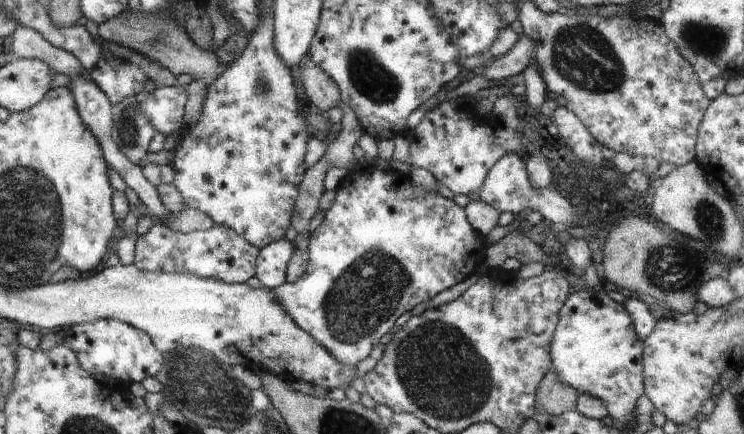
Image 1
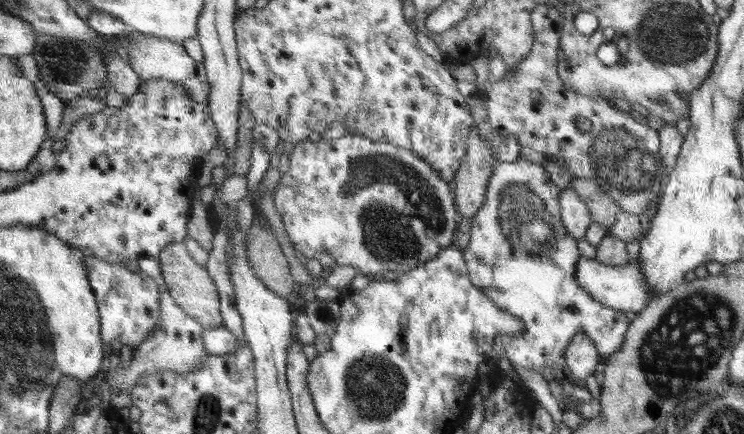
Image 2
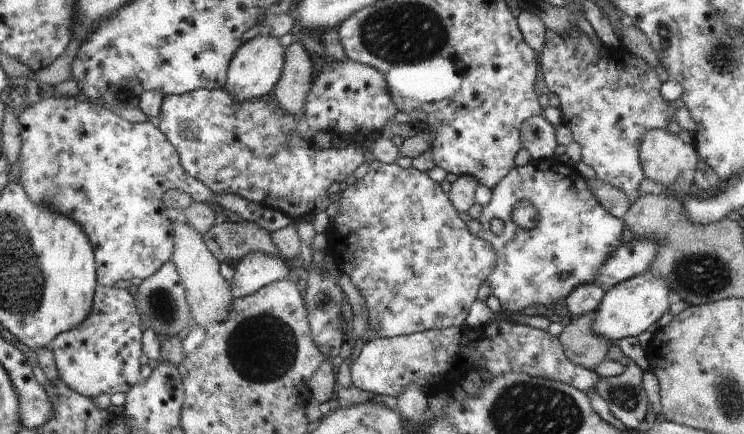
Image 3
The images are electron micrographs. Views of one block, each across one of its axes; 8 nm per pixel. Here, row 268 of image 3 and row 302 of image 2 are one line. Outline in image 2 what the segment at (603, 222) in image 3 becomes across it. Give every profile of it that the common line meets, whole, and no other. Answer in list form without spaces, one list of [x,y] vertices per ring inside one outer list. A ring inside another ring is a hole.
[[[520,154],[516,162],[499,162],[489,178],[485,201],[473,216],[470,243],[465,250],[467,270],[471,271],[472,282],[500,310],[519,318],[523,324],[523,331],[519,335],[501,334],[496,337],[493,358],[500,360],[504,354],[511,364],[538,373],[558,371],[556,362],[566,356],[567,346],[579,332],[583,332],[594,343],[600,356],[605,359],[612,357],[623,348],[624,336],[631,326],[624,316],[625,312],[604,306],[604,303],[592,298],[576,282],[575,270],[582,255],[576,239],[568,235],[564,226],[562,208],[559,206],[560,196],[561,188],[551,181],[547,171],[526,160],[525,156]]]

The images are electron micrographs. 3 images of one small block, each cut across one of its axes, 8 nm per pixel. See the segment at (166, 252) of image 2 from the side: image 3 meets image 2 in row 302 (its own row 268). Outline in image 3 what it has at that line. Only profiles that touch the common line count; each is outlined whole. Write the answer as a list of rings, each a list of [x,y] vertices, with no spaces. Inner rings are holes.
[[[182,216],[175,224],[175,252],[171,261],[176,265],[185,286],[195,324],[205,330],[212,323],[224,323],[228,320],[234,304],[231,281],[219,271],[220,262],[207,247],[203,235],[188,225]]]

